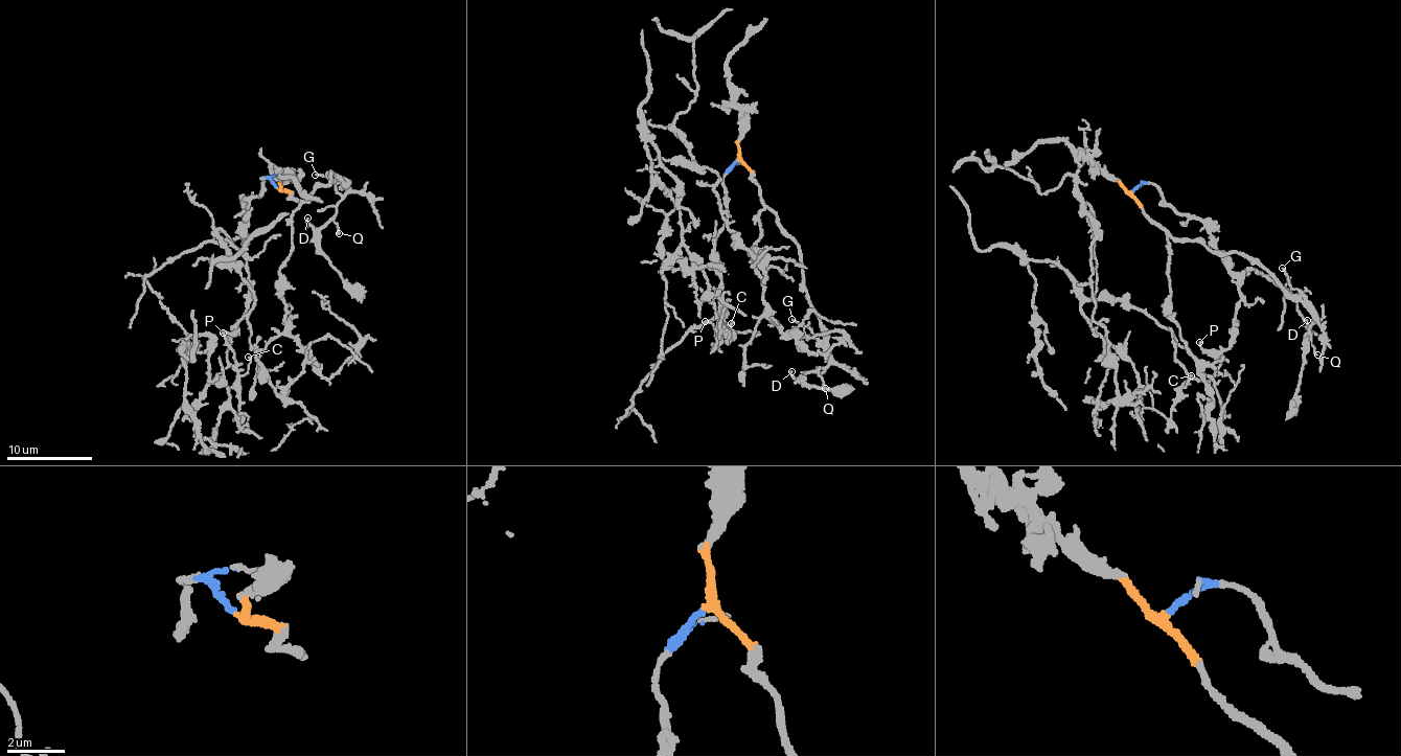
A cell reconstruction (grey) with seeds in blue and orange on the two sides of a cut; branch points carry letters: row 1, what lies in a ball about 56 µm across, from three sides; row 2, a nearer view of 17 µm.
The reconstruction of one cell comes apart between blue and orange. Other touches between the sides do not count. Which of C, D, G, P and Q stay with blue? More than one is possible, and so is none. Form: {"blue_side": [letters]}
{"blue_side": ["C", "P"]}

